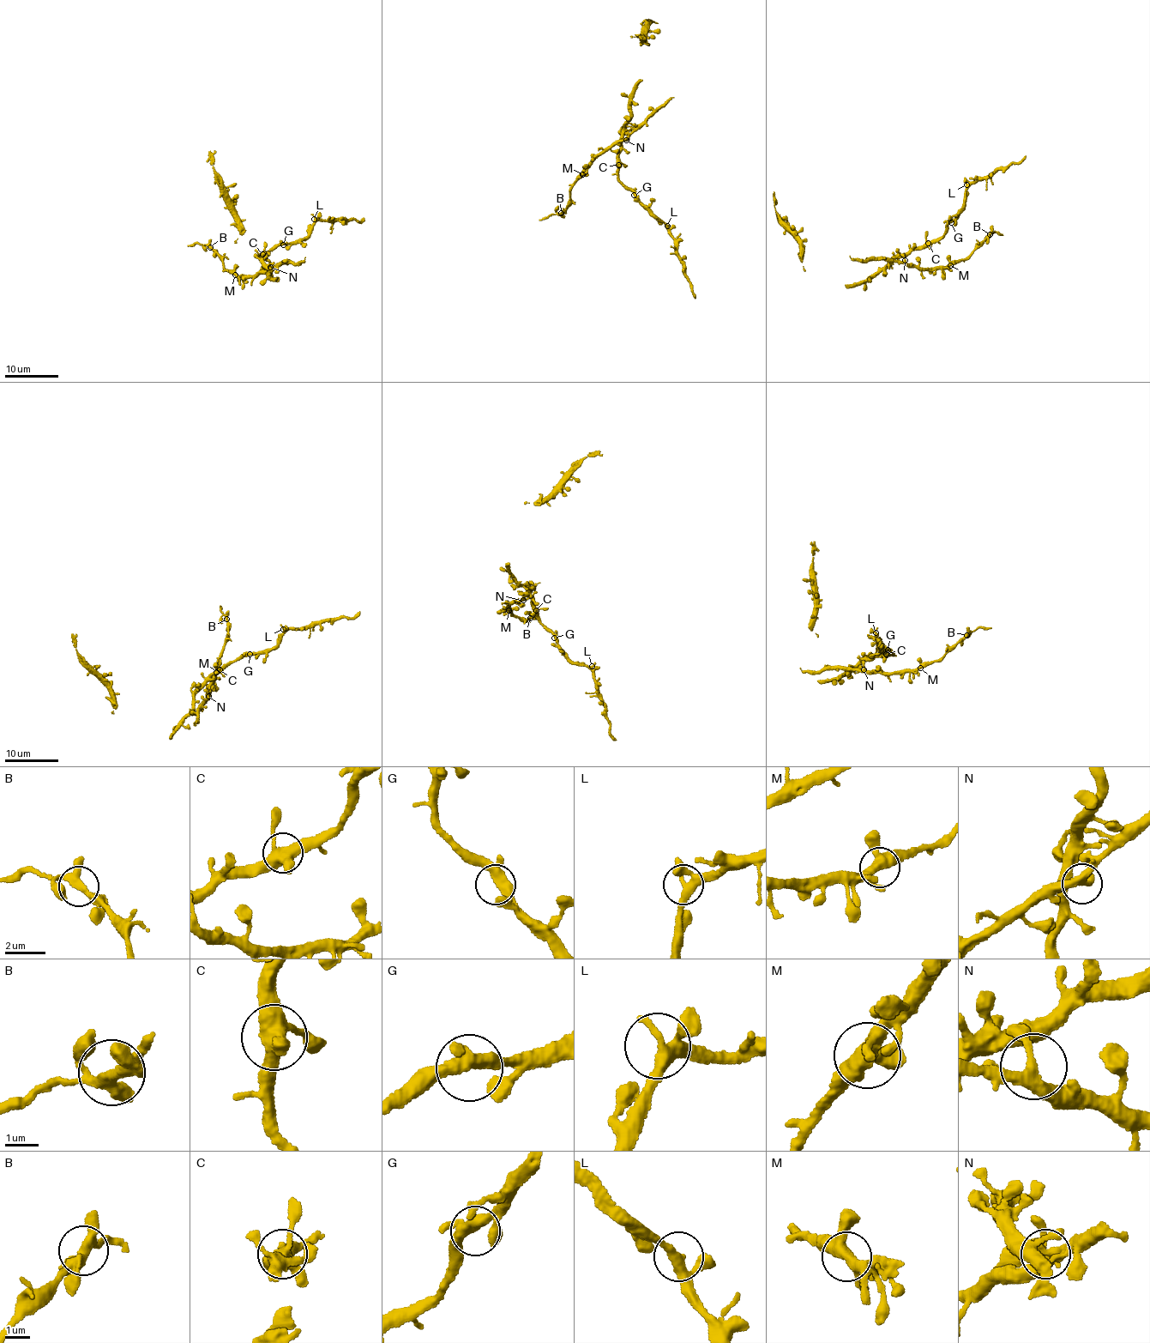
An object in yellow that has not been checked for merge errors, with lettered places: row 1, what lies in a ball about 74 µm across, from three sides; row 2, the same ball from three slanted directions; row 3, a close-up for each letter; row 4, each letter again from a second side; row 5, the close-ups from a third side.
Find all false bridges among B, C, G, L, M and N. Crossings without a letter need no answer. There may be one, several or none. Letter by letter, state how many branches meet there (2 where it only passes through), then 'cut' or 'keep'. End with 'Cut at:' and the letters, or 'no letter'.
B: 3 branches meet; cut
C: 4 branches meet; keep
G: 3 branches meet; keep
L: 3 branches meet; keep
M: 4 branches meet; keep
N: 3 branches meet; keep
Cut at: B

